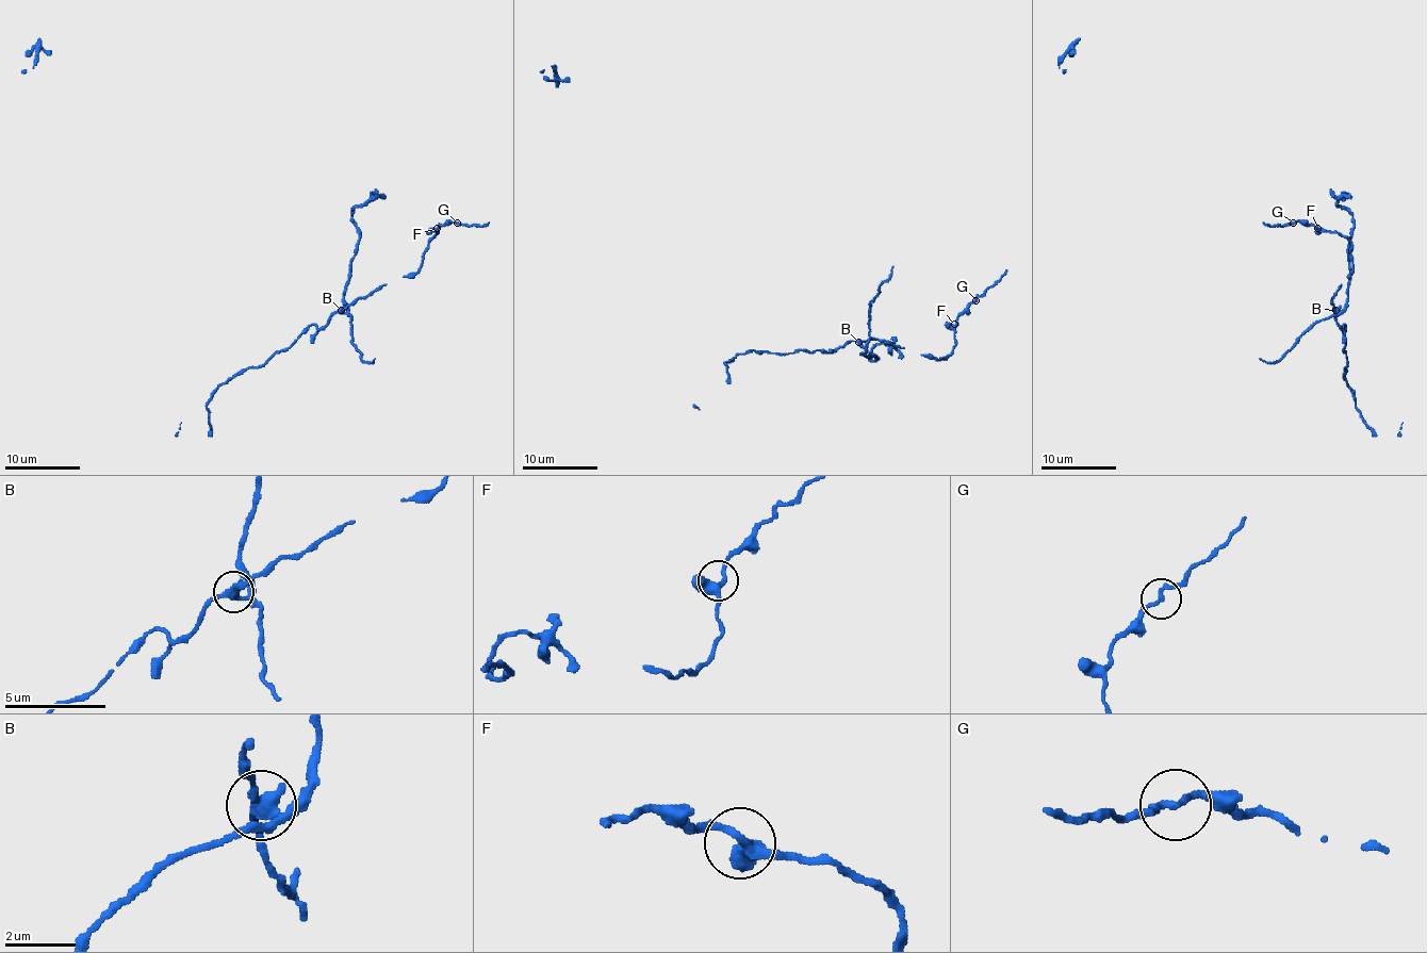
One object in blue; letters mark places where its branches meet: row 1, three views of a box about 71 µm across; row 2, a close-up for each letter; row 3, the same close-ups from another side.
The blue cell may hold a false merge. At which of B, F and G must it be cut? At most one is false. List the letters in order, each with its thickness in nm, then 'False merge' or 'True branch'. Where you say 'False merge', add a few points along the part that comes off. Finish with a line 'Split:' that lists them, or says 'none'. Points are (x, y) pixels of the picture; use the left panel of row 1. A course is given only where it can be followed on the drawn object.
B: Thickness 280 nm. False merge. Course of the part to remove: (340, 311), (346, 311), (344, 297), (349, 260), (359, 237), (351, 211), (380, 196), (386, 198)
F: Thickness 320 nm. True branch
G: Thickness 190 nm. True branch
Split: B

